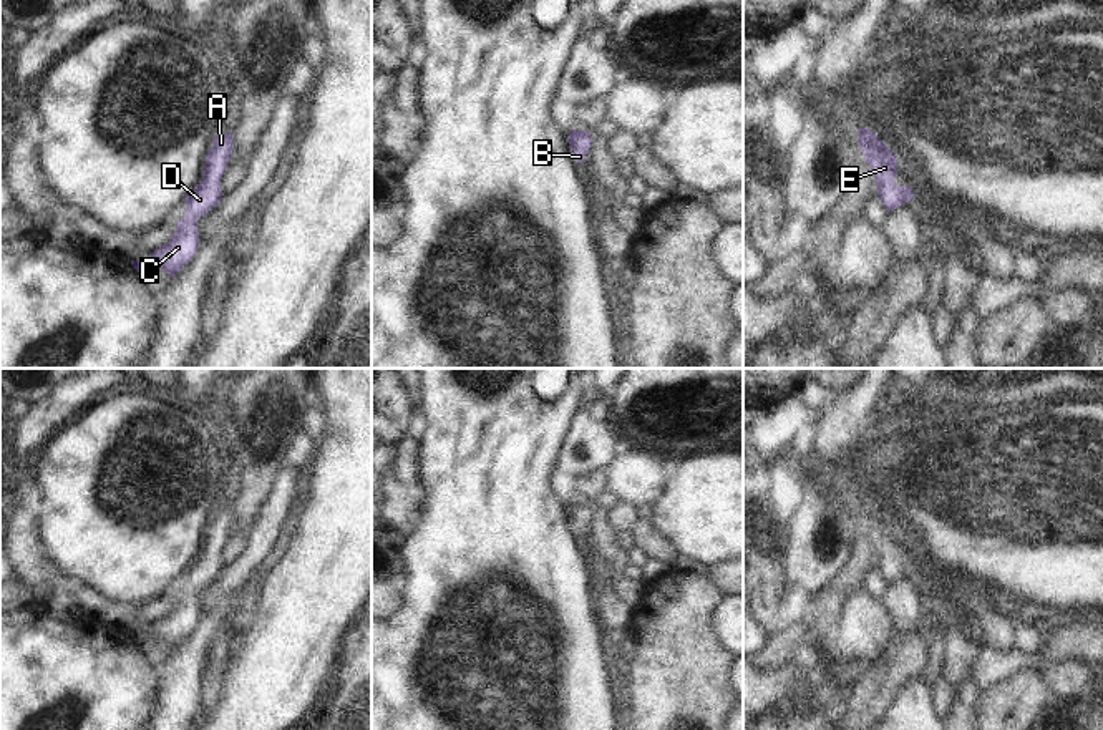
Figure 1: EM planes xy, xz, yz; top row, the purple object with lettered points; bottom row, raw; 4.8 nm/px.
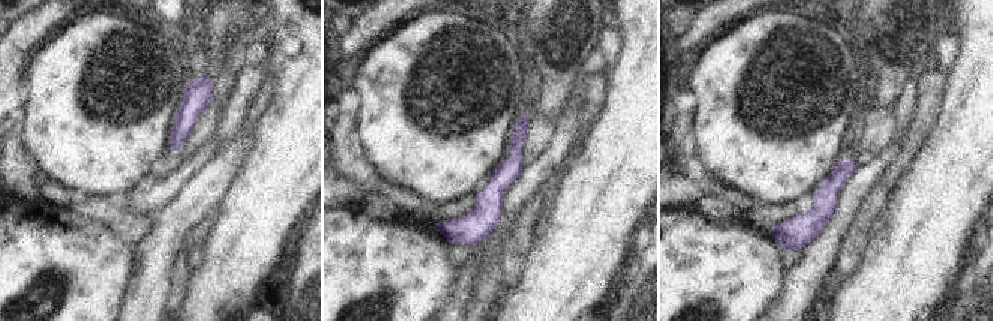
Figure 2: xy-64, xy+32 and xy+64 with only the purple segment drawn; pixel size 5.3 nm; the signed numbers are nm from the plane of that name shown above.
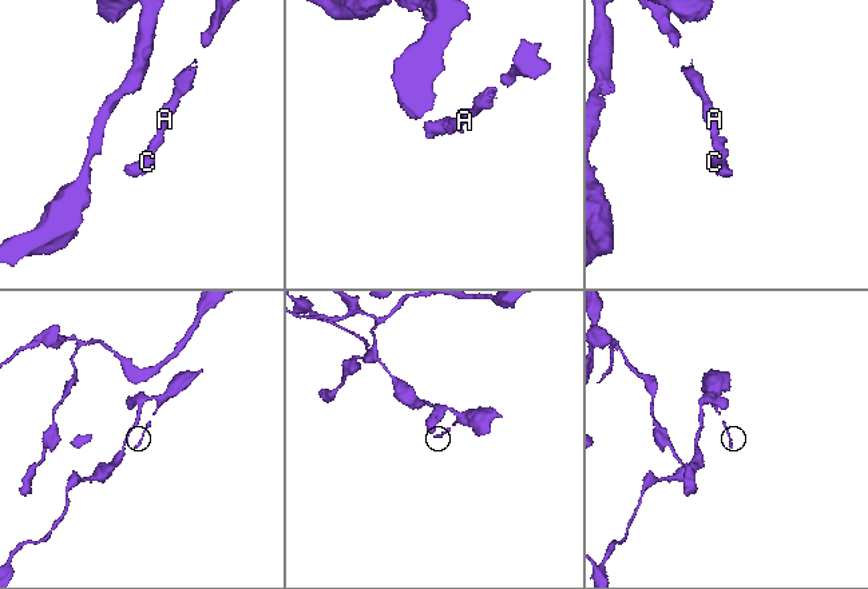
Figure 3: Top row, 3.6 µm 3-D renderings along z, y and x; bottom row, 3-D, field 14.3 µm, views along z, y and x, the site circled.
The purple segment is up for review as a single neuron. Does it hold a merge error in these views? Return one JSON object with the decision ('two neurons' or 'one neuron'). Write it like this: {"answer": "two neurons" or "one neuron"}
{"answer": "one neuron"}

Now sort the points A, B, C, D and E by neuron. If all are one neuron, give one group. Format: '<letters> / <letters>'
A B C D E

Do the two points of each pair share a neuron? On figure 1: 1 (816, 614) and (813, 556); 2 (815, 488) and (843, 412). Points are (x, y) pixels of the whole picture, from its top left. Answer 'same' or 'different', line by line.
1: different
2: same

